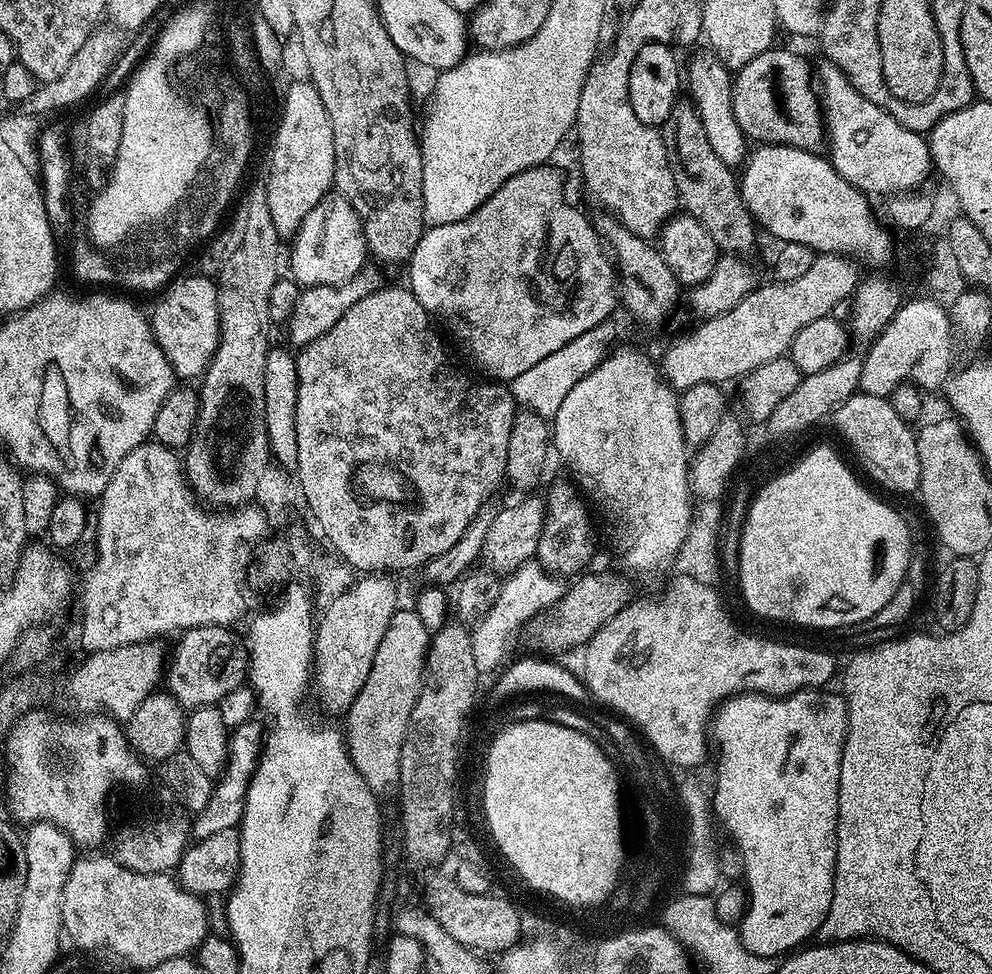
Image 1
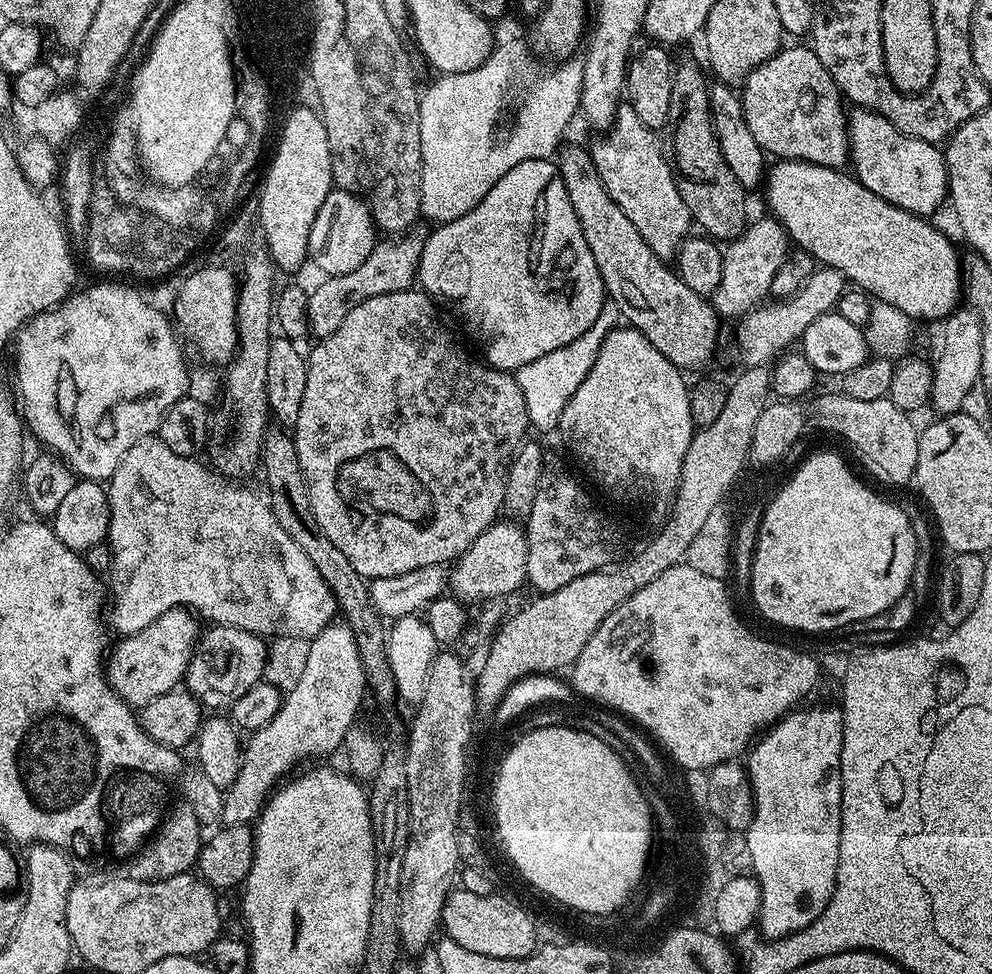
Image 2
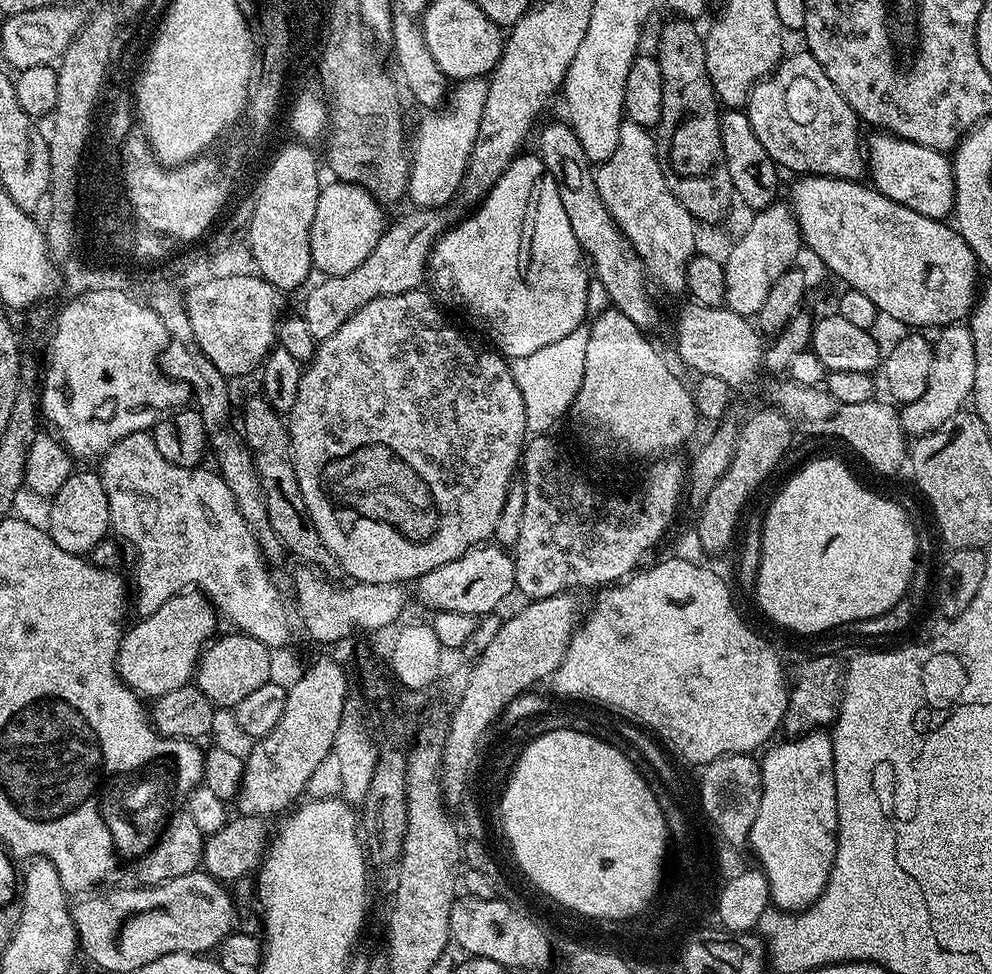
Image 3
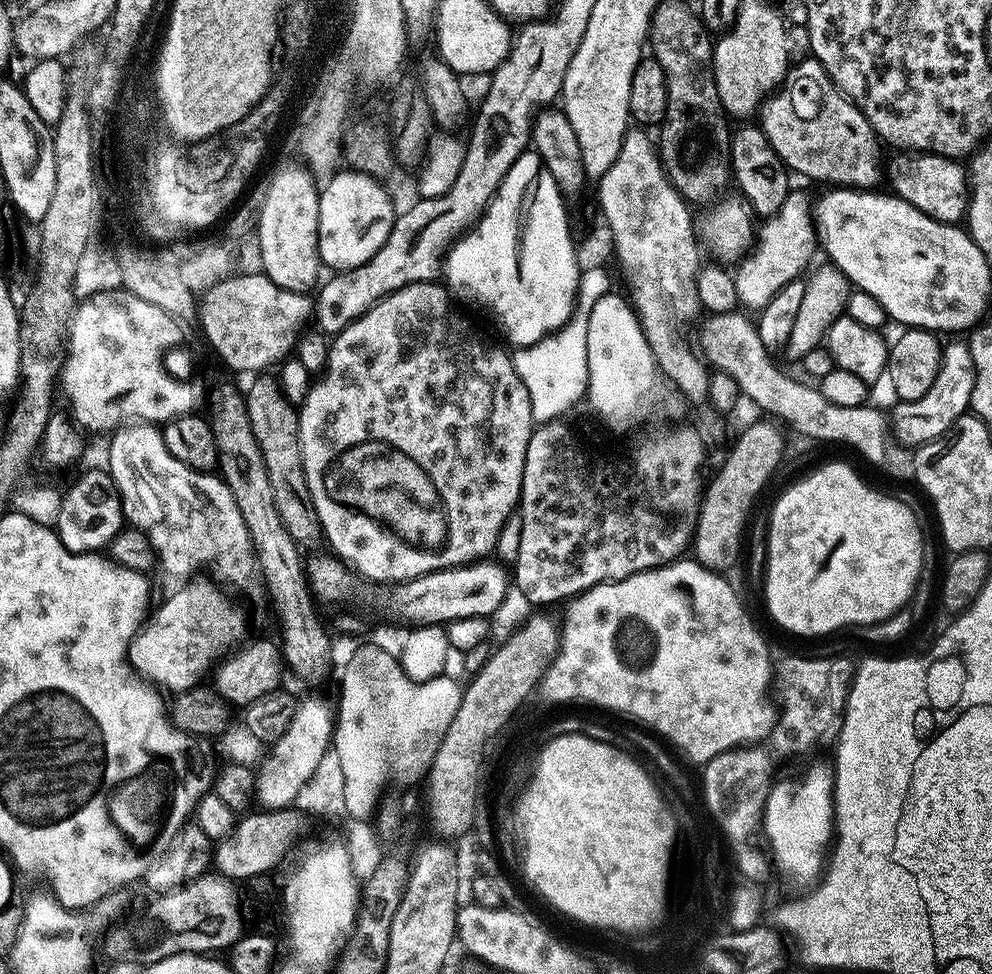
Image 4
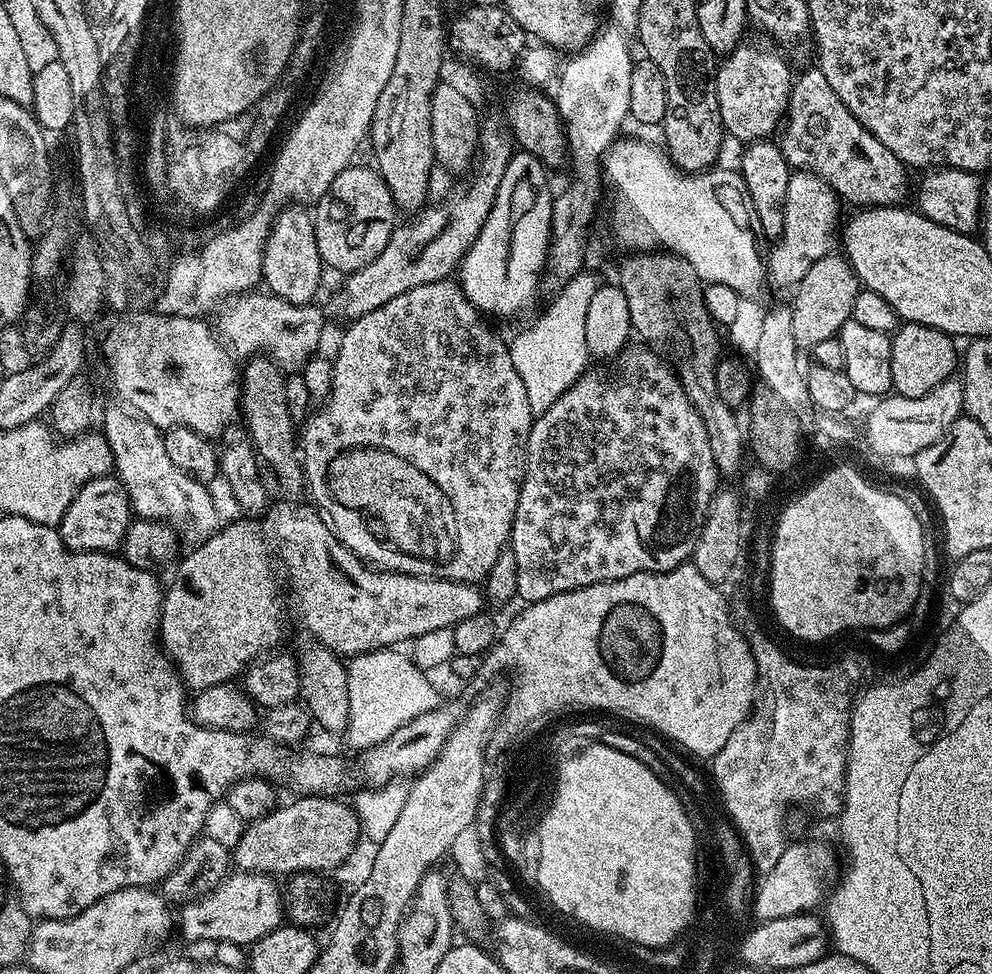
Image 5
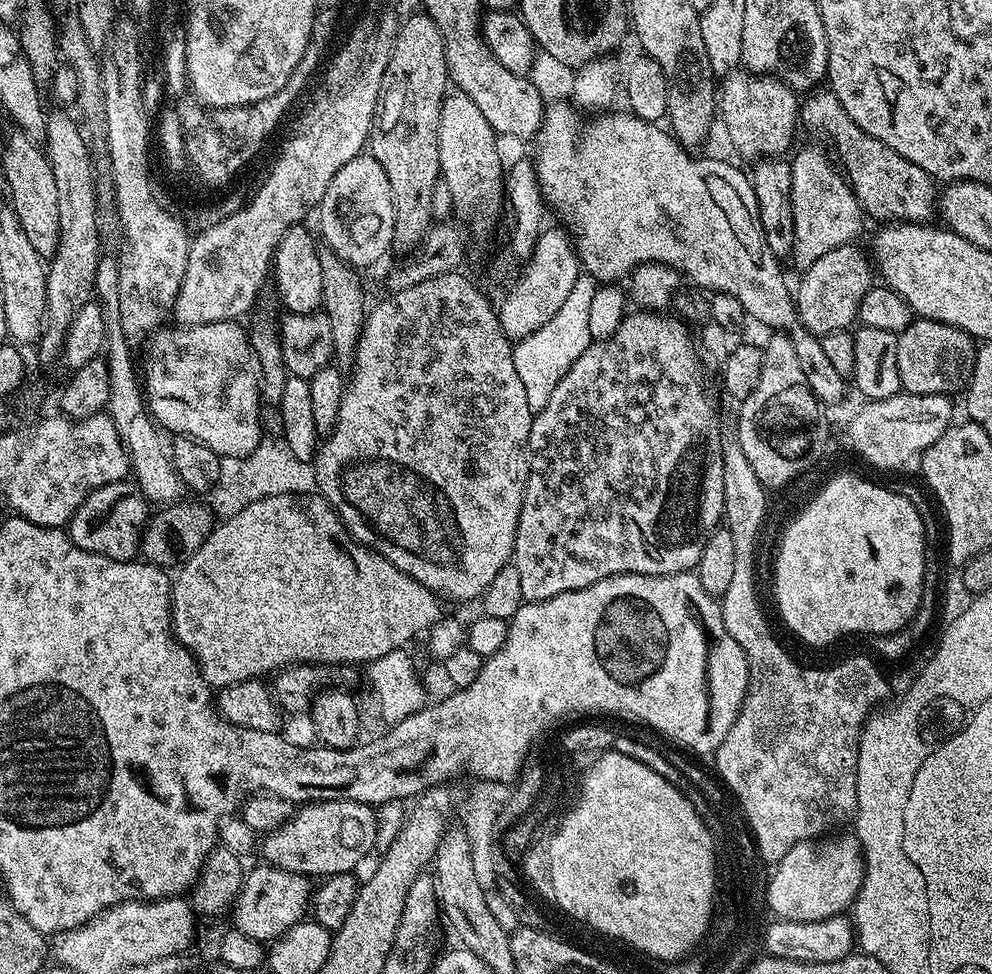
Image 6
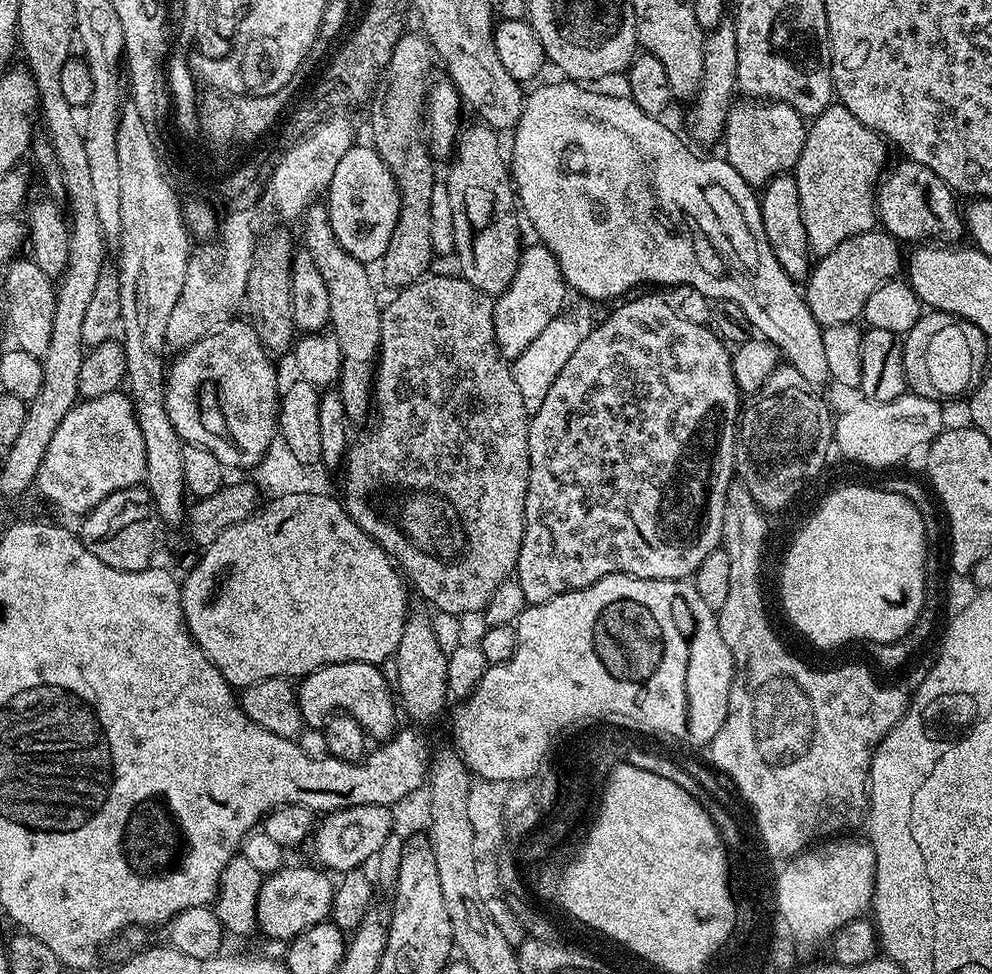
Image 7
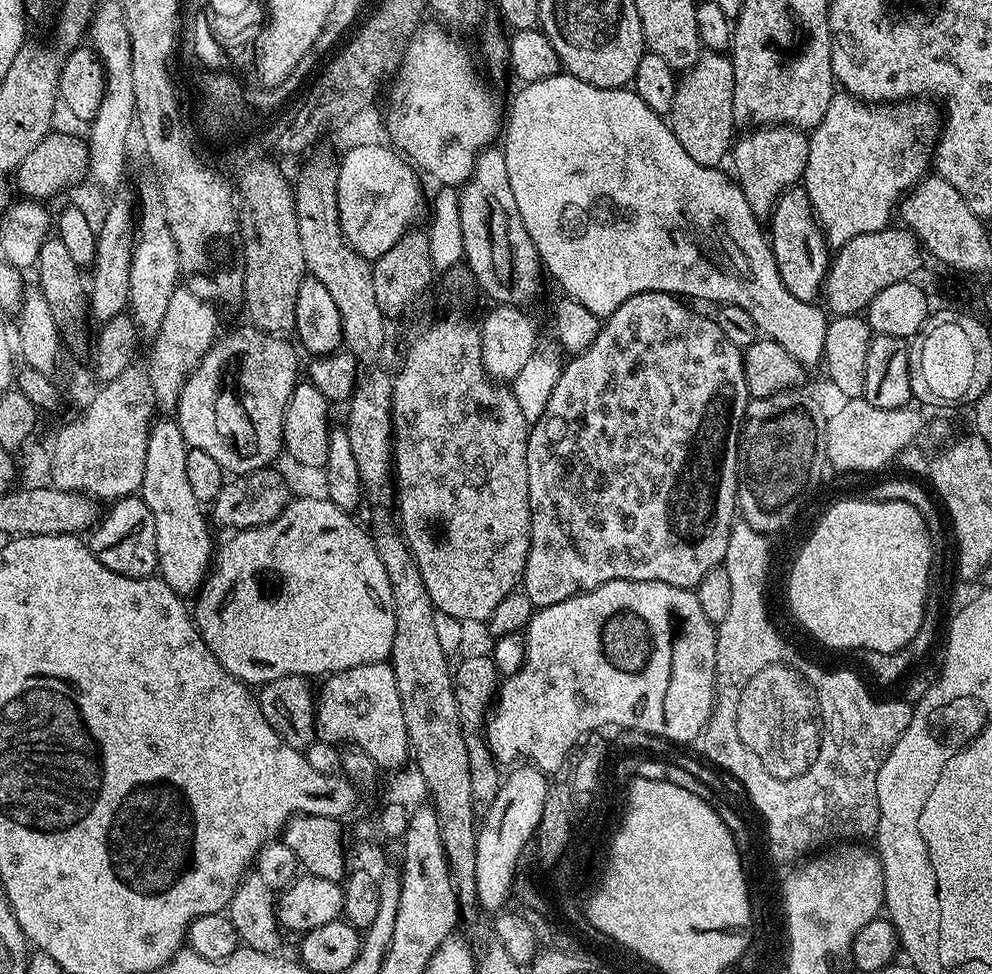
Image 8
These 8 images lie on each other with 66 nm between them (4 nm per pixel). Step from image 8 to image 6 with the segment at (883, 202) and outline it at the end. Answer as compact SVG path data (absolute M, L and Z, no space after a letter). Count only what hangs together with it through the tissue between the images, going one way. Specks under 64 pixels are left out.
M804 148L790 160L792 181L788 201L792 203L794 226L790 260L800 270L813 266L822 254L829 253L835 247L853 243L860 232L860 223L866 220L843 171L834 163L833 157L825 152L820 148Z

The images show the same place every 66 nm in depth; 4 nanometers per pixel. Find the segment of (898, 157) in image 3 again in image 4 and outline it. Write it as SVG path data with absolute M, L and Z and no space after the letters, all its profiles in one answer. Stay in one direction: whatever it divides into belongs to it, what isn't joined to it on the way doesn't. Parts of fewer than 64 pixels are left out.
M912 154L904 159L908 160L897 166L896 177L892 180L895 195L938 222L959 225L968 215L970 176L965 165L945 156L927 154Z

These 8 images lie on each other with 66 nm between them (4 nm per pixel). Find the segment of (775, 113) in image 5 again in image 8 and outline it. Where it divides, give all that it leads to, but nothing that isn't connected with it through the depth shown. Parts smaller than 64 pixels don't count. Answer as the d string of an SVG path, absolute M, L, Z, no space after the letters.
M787 124L756 126L737 139L730 149L731 175L740 185L750 210L758 218L772 215L776 199L789 188L799 185L804 178L808 157L808 136L801 129Z

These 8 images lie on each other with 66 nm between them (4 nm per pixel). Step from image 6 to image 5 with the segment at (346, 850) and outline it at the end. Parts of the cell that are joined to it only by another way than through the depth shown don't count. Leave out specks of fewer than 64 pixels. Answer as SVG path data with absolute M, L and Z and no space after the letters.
M300 796L292 798L289 804L281 803L270 814L251 821L245 827L236 848L231 849L230 860L241 872L262 872L277 874L328 874L331 868L340 868L352 856L356 843L361 842L362 833L359 816L353 805L340 798L329 796Z

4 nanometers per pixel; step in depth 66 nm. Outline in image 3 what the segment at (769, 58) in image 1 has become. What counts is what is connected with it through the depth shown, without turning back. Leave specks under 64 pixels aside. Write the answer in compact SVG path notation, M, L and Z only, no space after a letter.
M801 50L791 56L785 55L780 63L776 65L775 72L771 76L766 76L758 81L752 88L752 92L748 95L746 105L748 114L748 124L754 130L754 134L758 134L758 142L762 142L762 146L766 146L766 154L770 154L770 158L781 169L796 172L795 174L807 174L810 176L832 176L835 180L855 180L859 181L866 172L866 152L862 147L862 136L860 140L860 128L862 129L861 121L858 119L856 112L848 105L846 98L842 98L842 94L838 94L838 90L834 86L834 82L830 82L830 78L826 78L826 74L822 70L819 62L812 57L811 52Z

